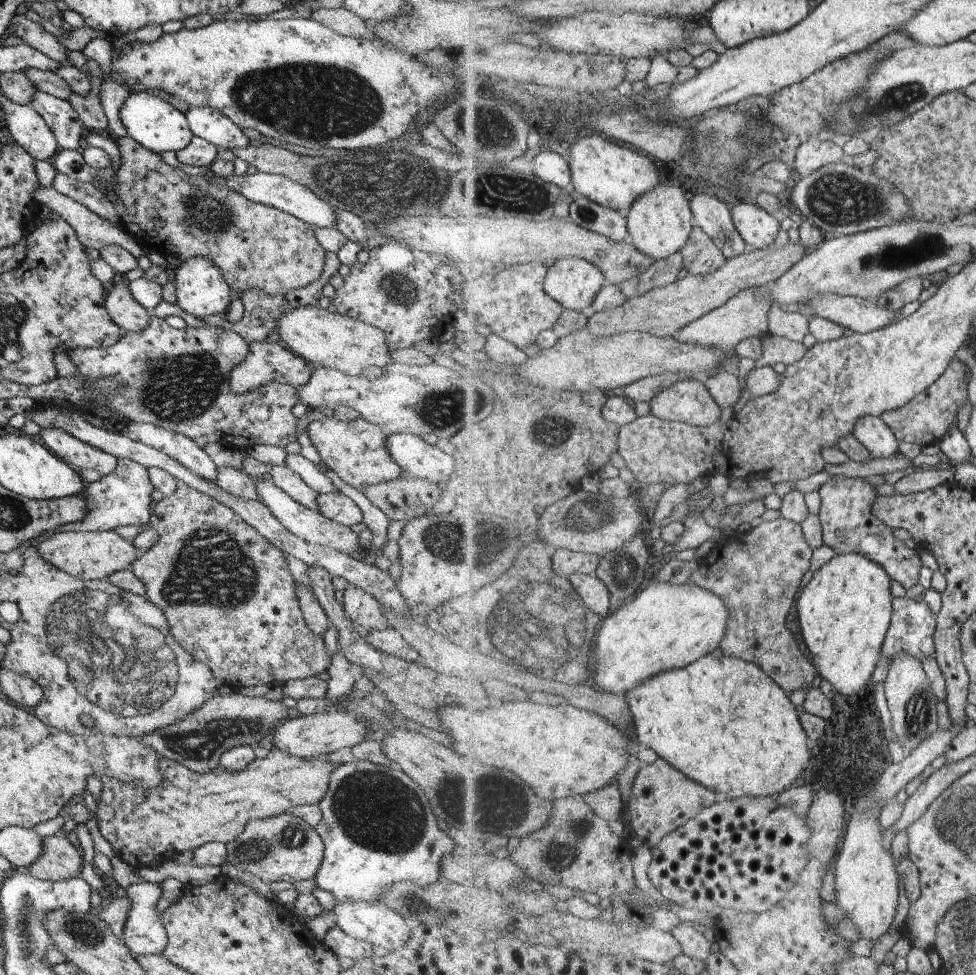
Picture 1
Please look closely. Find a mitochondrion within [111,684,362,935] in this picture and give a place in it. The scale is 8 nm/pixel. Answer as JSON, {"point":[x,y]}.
{"point":[201,743]}

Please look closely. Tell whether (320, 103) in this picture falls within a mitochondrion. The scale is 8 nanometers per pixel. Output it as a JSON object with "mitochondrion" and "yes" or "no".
{"mitochondrion":"yes"}

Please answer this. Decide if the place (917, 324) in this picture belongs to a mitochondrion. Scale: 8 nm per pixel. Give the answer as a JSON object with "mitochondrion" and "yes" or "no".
{"mitochondrion":"no"}

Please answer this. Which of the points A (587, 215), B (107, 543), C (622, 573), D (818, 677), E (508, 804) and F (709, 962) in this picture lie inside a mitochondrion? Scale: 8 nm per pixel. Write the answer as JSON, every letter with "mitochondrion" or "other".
{"A":"mitochondrion","B":"other","C":"mitochondrion","D":"other","E":"mitochondrion","F":"other"}

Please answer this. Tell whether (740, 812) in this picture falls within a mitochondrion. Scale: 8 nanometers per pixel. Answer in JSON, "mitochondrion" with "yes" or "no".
{"mitochondrion":"no"}

